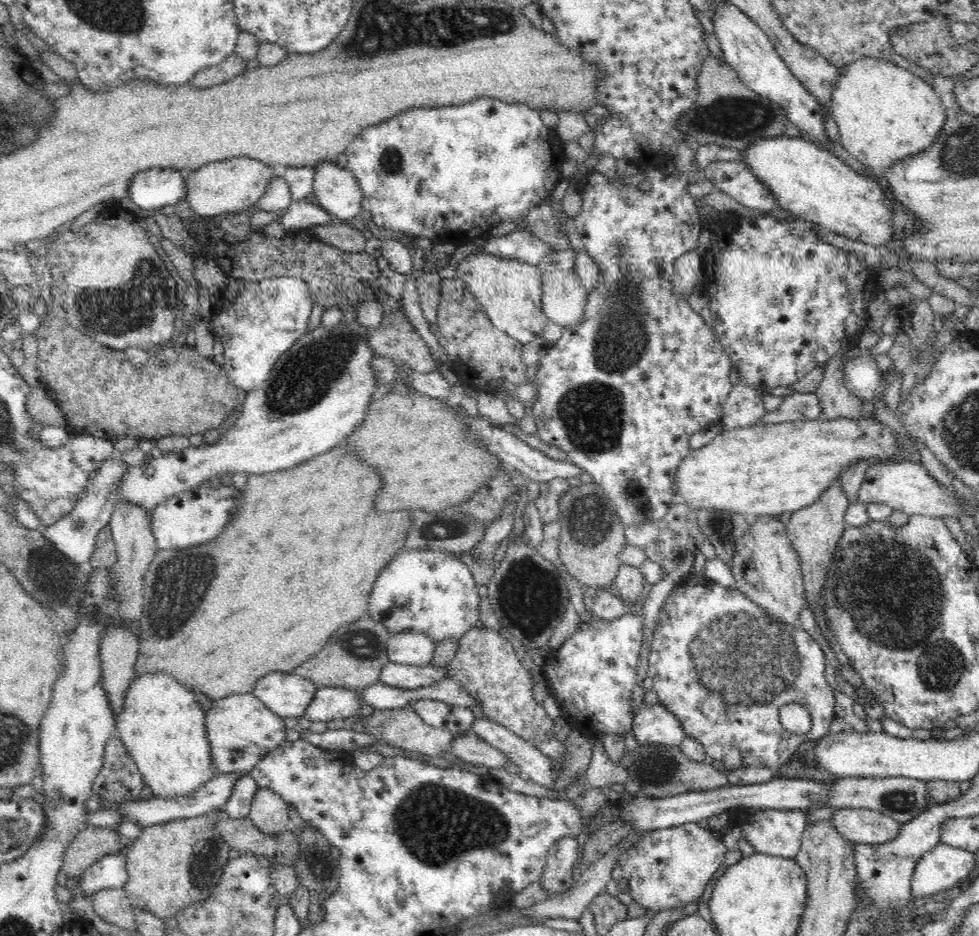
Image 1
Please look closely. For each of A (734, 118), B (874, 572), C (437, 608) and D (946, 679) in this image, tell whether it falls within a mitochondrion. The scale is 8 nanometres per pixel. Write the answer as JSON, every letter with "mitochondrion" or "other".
{"A":"mitochondrion","B":"mitochondrion","C":"mitochondrion","D":"mitochondrion"}

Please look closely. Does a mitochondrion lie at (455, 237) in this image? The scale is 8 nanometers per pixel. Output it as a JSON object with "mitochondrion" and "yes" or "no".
{"mitochondrion":"no"}

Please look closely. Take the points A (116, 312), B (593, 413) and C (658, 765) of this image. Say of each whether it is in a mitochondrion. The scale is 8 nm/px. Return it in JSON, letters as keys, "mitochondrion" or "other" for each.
{"A":"mitochondrion","B":"mitochondrion","C":"mitochondrion"}

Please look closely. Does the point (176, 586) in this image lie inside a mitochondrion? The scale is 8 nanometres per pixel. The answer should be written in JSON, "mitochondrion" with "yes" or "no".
{"mitochondrion":"yes"}

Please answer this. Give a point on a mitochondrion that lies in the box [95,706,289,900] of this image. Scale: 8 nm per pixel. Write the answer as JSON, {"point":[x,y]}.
{"point":[203,866]}

